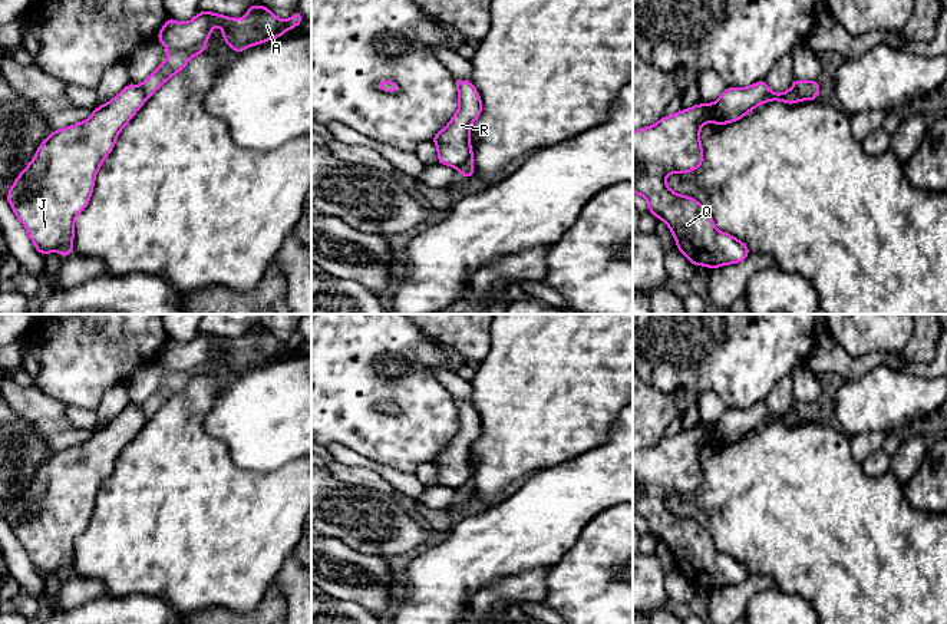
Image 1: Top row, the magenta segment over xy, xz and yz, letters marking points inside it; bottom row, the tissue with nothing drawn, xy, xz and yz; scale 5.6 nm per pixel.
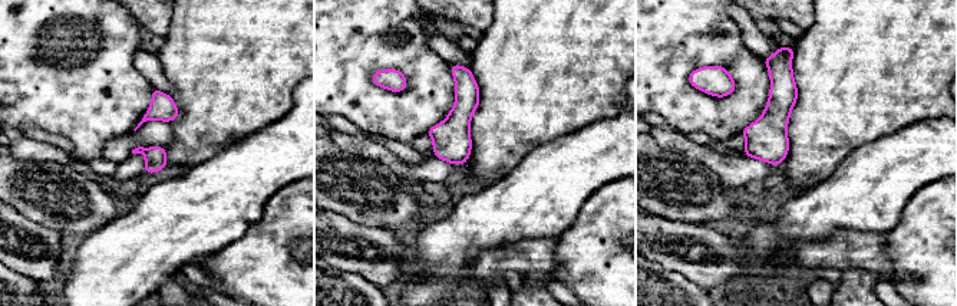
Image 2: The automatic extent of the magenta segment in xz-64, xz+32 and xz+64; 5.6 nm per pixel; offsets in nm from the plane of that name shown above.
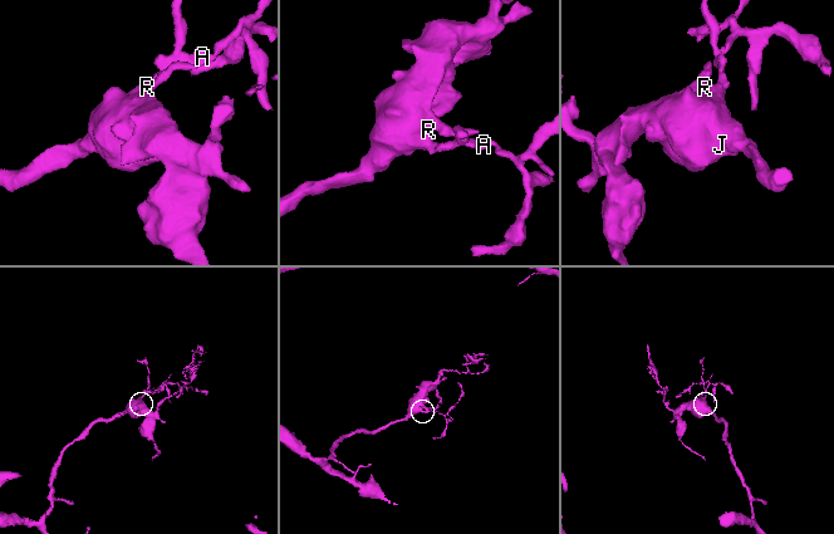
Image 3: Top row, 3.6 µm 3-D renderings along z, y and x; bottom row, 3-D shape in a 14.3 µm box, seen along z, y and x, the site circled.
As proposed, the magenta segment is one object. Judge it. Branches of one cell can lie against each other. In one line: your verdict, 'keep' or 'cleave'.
cleave

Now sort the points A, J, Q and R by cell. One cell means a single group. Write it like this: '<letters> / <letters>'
A / J Q R

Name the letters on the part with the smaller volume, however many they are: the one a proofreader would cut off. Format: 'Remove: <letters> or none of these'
Remove: A

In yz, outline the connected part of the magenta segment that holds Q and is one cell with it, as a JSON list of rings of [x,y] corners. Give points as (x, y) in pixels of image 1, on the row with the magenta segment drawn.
[[[760,80],[746,88],[727,88],[713,103],[697,103],[633,132],[633,194],[646,198],[649,212],[667,224],[676,247],[694,267],[713,270],[738,264],[750,251],[745,242],[719,231],[709,211],[693,197],[673,192],[666,176],[700,168],[705,158],[700,128],[706,122],[736,122],[772,100],[793,105],[802,99],[793,86],[775,93]]]

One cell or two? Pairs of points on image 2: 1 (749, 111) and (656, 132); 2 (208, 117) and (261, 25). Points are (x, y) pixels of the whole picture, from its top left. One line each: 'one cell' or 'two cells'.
1: two cells
2: one cell

